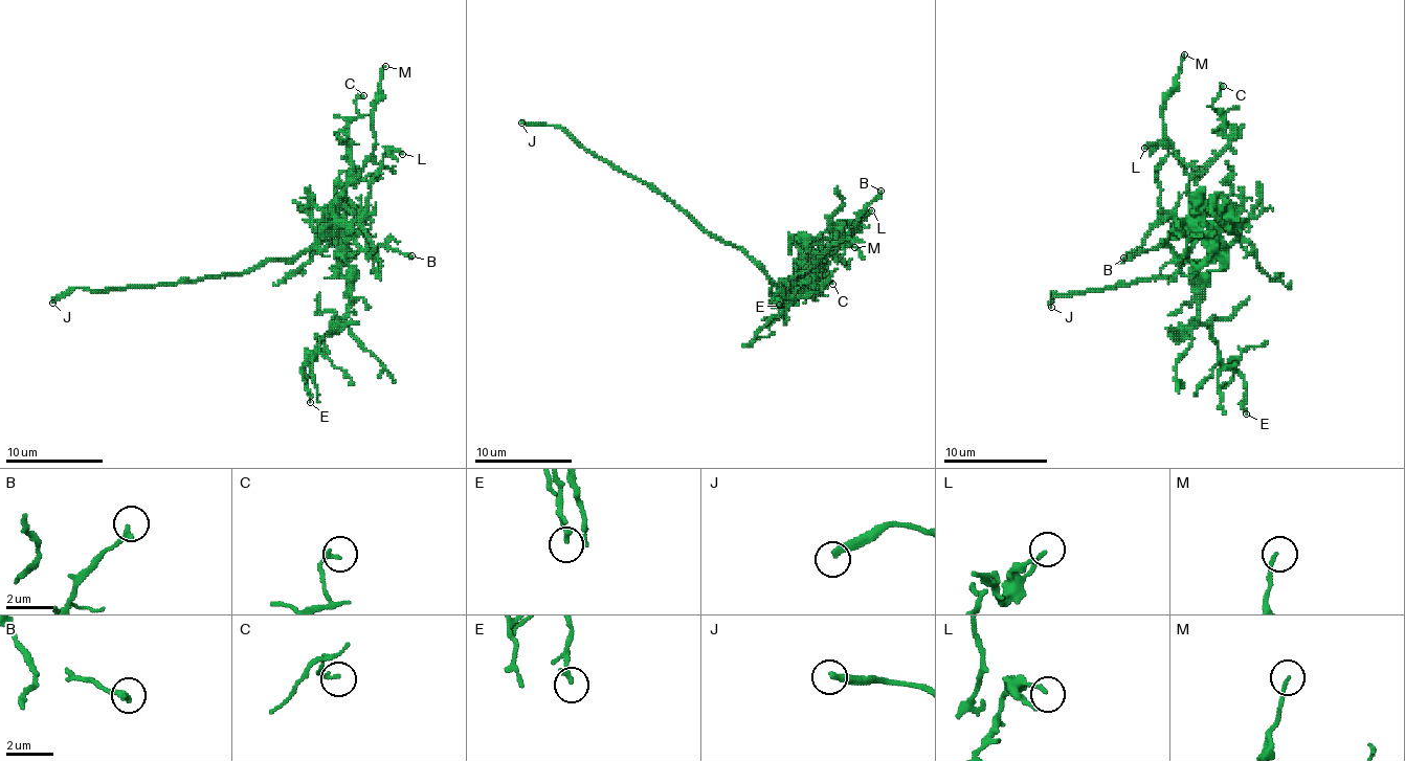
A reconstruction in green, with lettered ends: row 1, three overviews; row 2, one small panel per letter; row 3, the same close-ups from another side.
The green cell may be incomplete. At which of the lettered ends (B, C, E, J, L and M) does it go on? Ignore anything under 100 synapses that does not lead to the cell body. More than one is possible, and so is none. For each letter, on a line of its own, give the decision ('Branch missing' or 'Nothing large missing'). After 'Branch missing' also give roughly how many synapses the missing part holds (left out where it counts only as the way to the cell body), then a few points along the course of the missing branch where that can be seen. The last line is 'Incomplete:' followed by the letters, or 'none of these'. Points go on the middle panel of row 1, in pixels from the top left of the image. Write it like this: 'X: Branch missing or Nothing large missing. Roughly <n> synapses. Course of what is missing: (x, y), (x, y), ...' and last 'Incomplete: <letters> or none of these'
B: Nothing large missing
C: Nothing large missing
E: Nothing large missing
J: Branch missing
L: Nothing large missing
M: Nothing large missing
Incomplete: J

